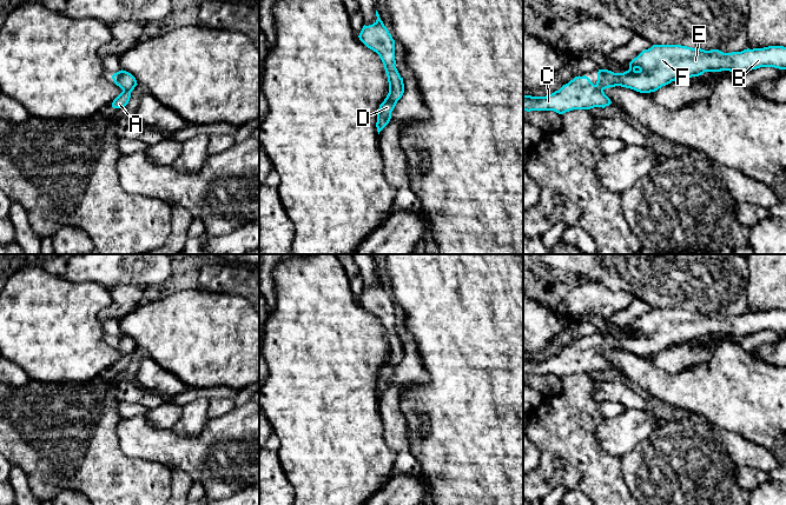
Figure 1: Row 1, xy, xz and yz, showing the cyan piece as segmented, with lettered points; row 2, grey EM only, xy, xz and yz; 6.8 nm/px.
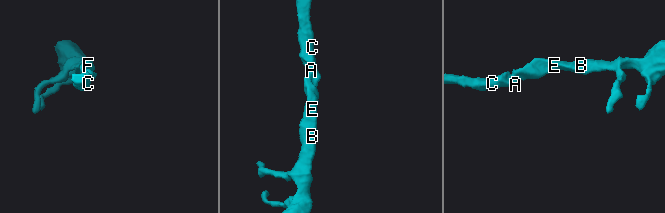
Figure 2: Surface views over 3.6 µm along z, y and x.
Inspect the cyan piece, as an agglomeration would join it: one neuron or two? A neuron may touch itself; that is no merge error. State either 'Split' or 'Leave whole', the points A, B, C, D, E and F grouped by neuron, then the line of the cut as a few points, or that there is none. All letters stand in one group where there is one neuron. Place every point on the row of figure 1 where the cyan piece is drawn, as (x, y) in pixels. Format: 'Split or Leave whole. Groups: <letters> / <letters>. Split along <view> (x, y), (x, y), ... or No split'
Leave whole. Groups: A B C D E F. No split

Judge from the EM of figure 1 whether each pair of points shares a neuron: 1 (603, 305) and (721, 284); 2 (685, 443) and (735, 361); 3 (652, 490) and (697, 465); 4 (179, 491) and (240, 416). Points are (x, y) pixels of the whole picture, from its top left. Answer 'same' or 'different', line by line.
1: different
2: different
3: same
4: different

